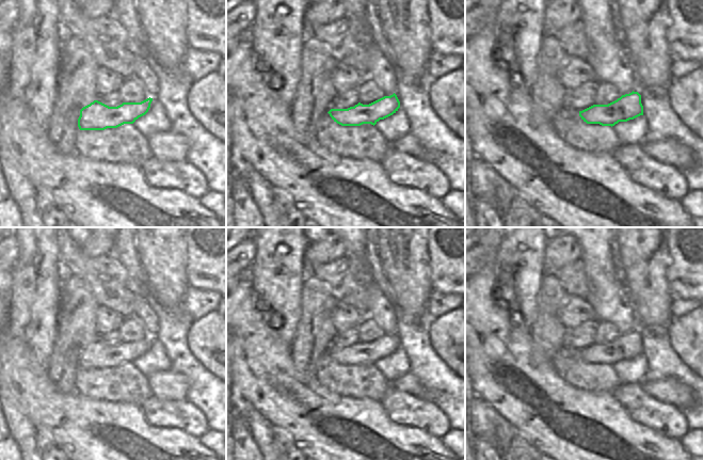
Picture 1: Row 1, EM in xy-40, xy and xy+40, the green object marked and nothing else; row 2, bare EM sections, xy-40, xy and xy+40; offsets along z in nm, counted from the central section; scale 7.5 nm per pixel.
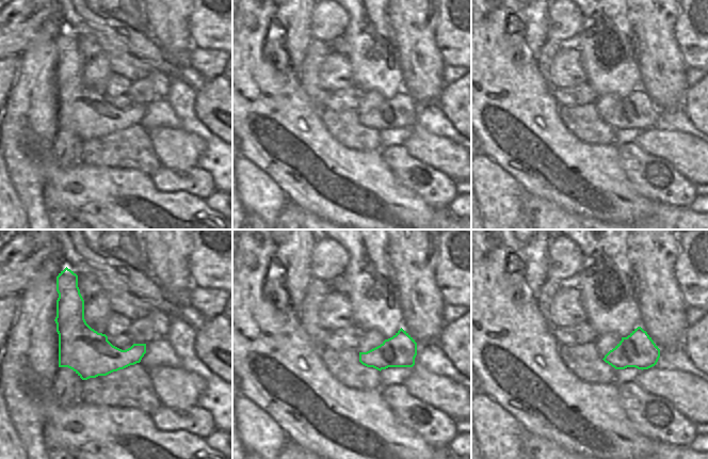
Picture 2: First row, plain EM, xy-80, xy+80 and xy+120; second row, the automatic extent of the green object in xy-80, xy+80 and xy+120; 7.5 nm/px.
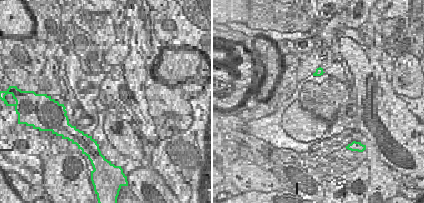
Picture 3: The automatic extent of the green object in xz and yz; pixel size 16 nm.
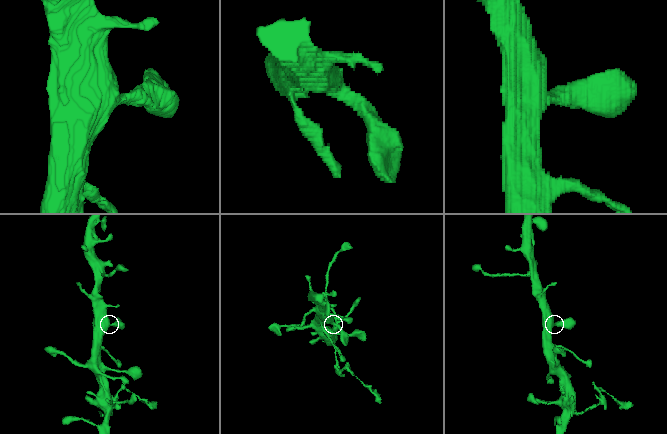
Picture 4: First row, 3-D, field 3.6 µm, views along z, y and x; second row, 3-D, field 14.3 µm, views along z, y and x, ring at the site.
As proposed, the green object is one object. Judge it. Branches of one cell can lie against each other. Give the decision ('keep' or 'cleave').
keep

